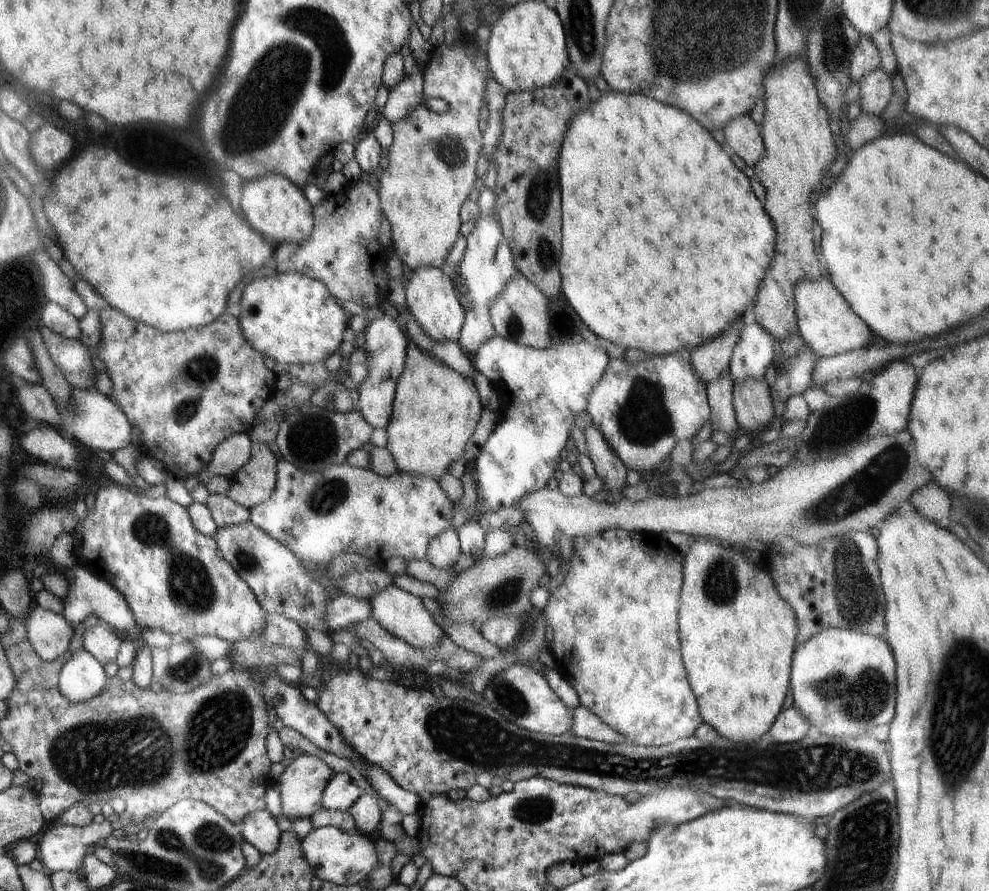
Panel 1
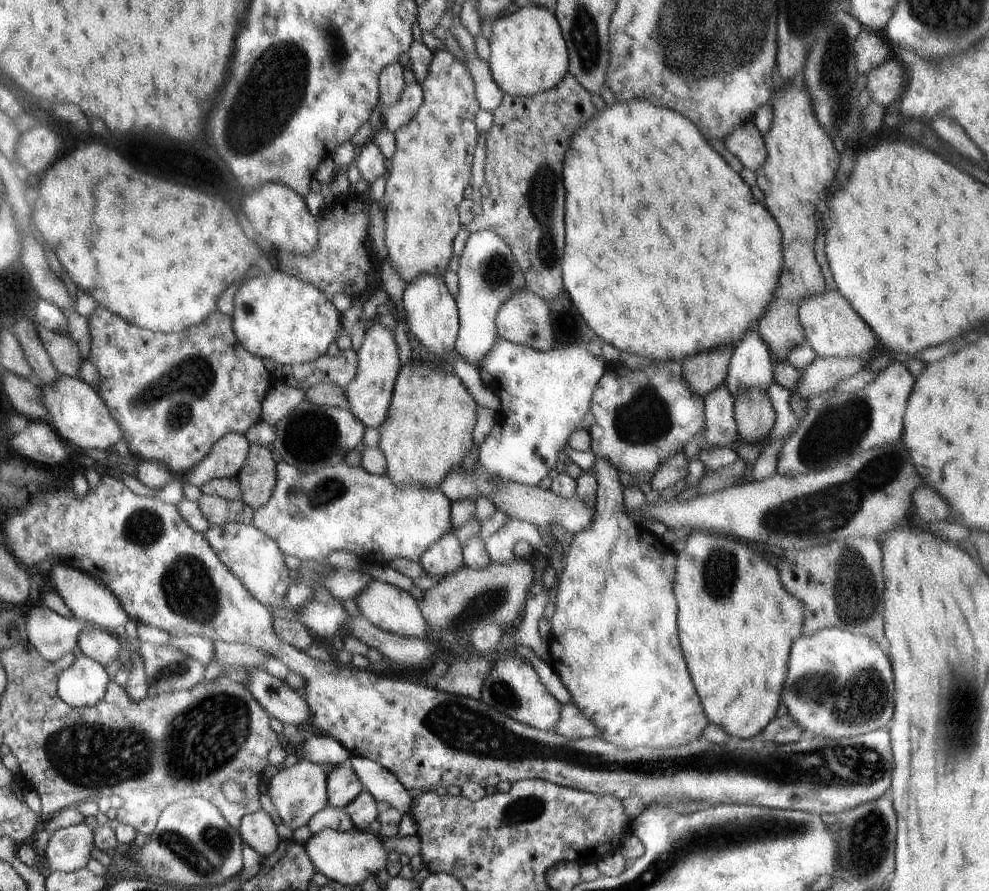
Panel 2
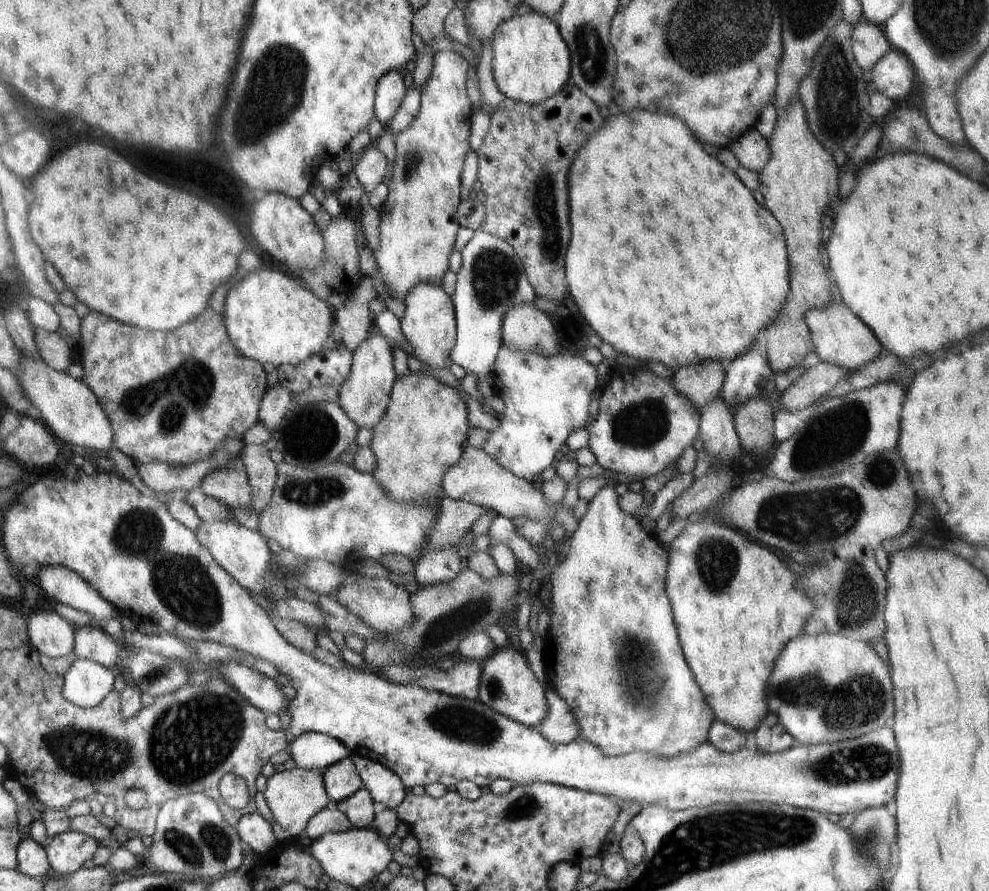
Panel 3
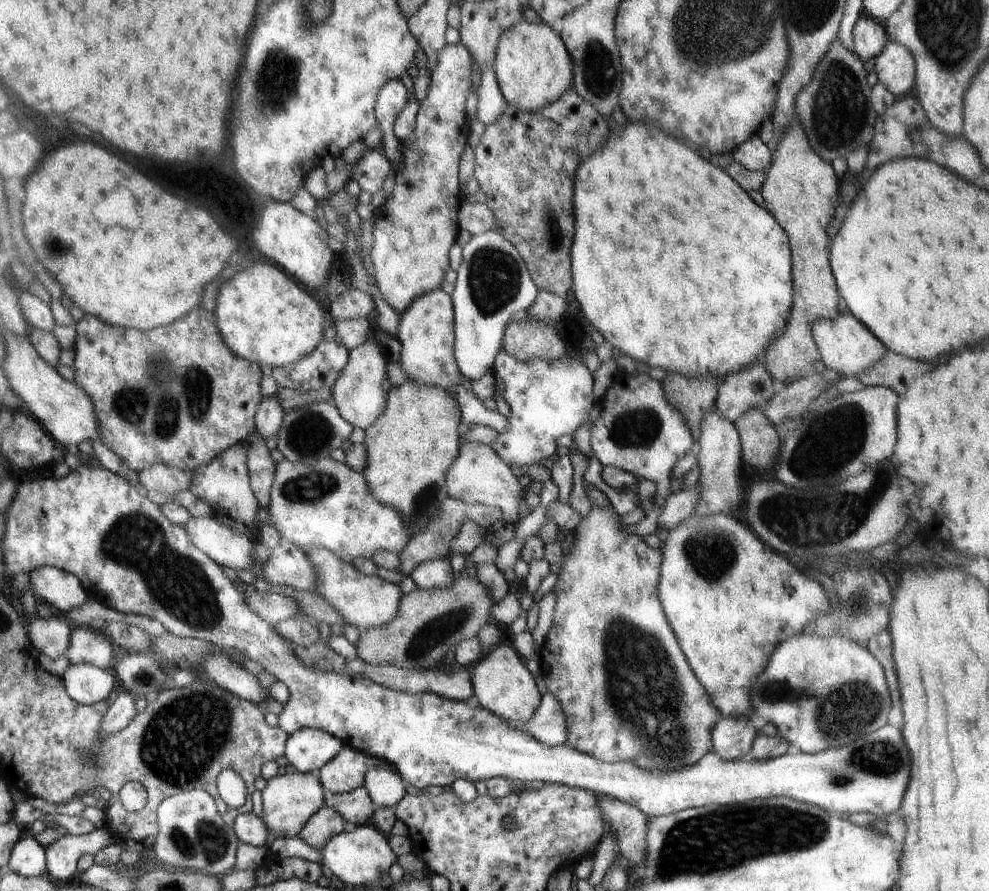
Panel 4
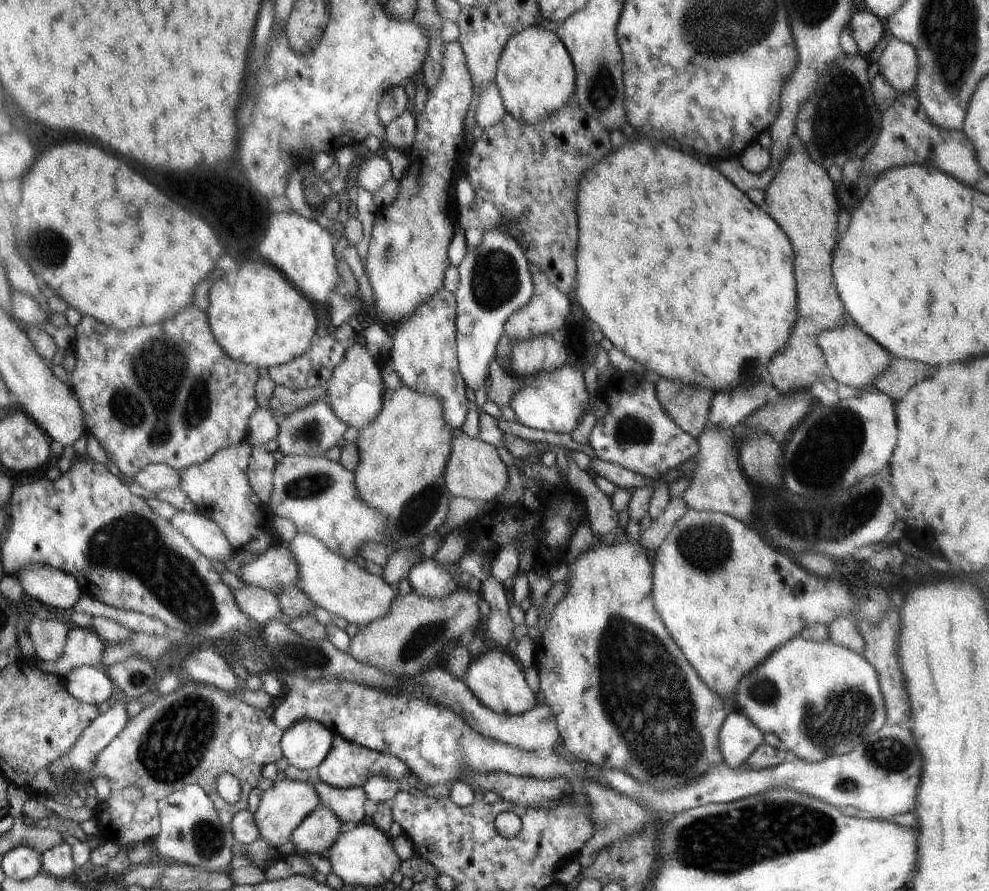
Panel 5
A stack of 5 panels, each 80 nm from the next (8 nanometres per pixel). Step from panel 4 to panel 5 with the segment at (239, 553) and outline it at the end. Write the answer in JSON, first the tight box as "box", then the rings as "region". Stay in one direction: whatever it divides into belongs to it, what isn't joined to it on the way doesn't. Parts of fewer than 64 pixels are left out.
{"box":[169,511,238,563],"region":[[[178,511],[169,521],[200,554],[212,562],[218,563],[238,556],[236,547],[222,534],[220,527],[213,520],[206,518],[203,512]]]}

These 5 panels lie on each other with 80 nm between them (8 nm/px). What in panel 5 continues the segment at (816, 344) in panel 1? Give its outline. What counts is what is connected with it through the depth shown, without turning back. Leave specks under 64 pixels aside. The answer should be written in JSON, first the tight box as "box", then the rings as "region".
{"box":[817,325,891,391],"region":[[[845,325],[838,330],[822,331],[817,336],[817,341],[823,350],[828,371],[840,386],[846,384],[860,391],[862,386],[873,384],[873,381],[880,377],[891,363],[891,354],[856,325]]]}

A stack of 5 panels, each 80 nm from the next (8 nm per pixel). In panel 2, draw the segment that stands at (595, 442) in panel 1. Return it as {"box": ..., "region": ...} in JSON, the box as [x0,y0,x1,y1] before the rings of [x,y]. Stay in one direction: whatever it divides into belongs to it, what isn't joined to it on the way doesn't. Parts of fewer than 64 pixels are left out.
{"box":[546,458,710,750],"region":[[[597,458],[594,467],[596,469],[595,477],[598,486],[596,502],[593,507],[593,517],[591,518],[589,527],[573,535],[572,544],[569,544],[564,549],[566,564],[564,564],[564,568],[560,574],[557,574],[556,598],[552,600],[552,605],[549,609],[551,629],[546,641],[548,654],[551,658],[548,664],[559,676],[564,688],[570,692],[571,703],[603,734],[601,736],[602,740],[626,750],[638,747],[648,747],[651,749],[679,747],[702,737],[703,730],[710,722],[707,719],[704,707],[700,702],[698,693],[688,672],[678,634],[678,605],[673,593],[673,576],[676,562],[675,551],[678,551],[678,548],[676,548],[676,545],[668,545],[666,541],[663,541],[659,530],[646,530],[646,528],[635,523],[625,513],[625,506],[623,505],[624,486],[618,478],[619,470],[614,465],[606,459]]]}

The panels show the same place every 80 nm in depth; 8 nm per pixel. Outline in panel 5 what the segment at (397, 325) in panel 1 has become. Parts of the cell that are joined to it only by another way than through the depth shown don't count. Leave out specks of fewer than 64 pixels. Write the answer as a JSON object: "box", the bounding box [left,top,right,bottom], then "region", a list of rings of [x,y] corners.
{"box":[325,342,386,431],"region":[[[351,342],[347,343],[343,359],[332,371],[325,388],[330,408],[338,420],[359,431],[374,422],[380,414],[383,392],[386,390],[380,374],[381,364],[372,349]]]}

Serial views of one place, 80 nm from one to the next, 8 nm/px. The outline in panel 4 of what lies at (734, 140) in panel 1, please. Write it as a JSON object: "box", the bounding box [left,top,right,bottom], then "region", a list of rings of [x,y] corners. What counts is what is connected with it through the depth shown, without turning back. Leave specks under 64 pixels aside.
{"box":[732,135,772,172],"region":[[[752,135],[732,153],[734,160],[751,172],[765,171],[772,161],[770,148],[758,136]]]}

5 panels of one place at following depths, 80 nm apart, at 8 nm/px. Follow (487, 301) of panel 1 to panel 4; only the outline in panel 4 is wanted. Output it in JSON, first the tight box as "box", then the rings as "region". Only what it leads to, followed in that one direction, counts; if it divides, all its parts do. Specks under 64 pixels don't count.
{"box":[451,230,539,382],"region":[[[494,230],[475,235],[462,248],[462,262],[458,267],[457,281],[451,297],[454,309],[454,356],[459,371],[471,382],[494,372],[496,355],[503,349],[503,338],[508,323],[516,315],[524,314],[538,296],[539,288],[519,255],[518,249]]]}

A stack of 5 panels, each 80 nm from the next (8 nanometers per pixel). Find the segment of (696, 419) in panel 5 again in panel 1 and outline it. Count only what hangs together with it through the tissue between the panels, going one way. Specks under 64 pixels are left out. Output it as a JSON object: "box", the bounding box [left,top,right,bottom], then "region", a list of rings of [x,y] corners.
{"box":[690,318,742,384],"region":[[[740,318],[721,335],[690,350],[691,367],[703,383],[708,384],[711,380],[729,372],[729,362],[739,339],[742,324]]]}

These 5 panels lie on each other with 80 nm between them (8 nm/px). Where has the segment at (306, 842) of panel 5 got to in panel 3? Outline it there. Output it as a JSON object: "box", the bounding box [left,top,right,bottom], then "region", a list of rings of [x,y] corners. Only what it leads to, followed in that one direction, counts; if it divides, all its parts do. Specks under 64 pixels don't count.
{"box":[305,806,353,842],"region":[[[328,806],[319,810],[308,821],[305,828],[306,836],[312,842],[321,839],[328,833],[341,833],[342,831],[350,830],[353,824],[348,820],[345,814],[342,814],[337,808]]]}

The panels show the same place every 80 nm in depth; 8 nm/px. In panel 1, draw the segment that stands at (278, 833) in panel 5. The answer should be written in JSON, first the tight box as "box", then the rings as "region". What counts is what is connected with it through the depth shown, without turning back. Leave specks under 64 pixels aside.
{"box":[275,752,334,822],"region":[[[297,752],[296,758],[284,769],[279,780],[275,781],[279,784],[281,796],[280,813],[284,814],[290,822],[294,822],[298,818],[310,818],[321,808],[324,789],[333,774],[334,771],[321,758]]]}

